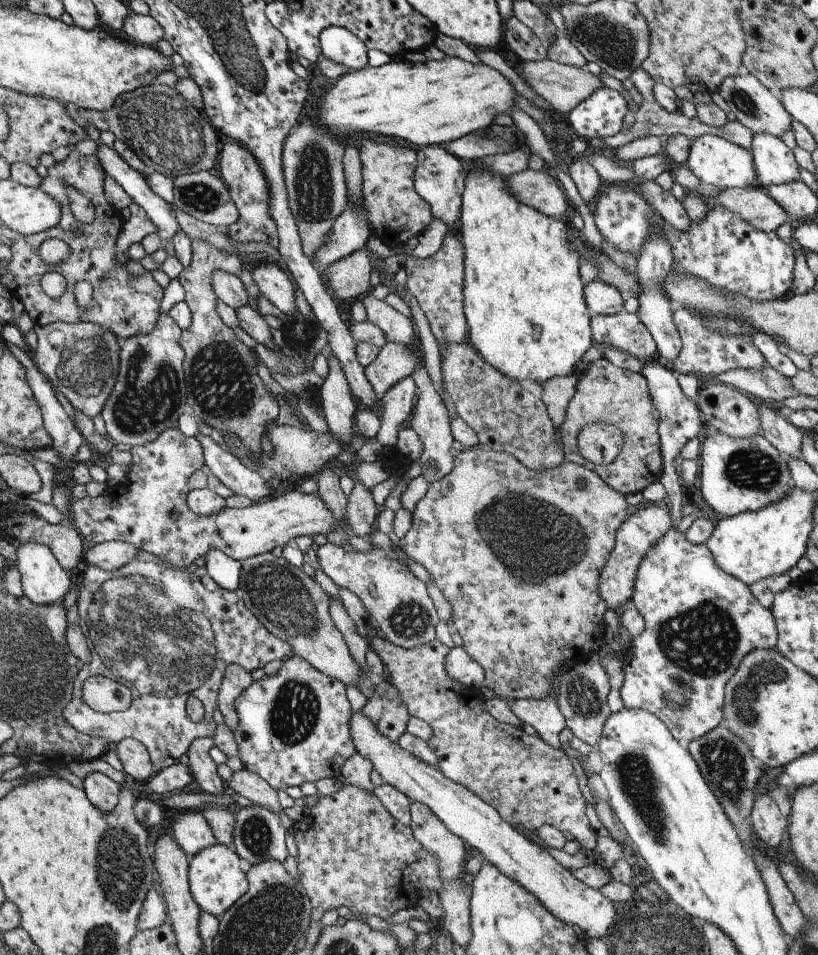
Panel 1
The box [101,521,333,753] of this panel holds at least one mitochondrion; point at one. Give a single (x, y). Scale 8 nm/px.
(273, 590)

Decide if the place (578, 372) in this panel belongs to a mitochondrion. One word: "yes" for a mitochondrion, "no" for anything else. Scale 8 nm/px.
no

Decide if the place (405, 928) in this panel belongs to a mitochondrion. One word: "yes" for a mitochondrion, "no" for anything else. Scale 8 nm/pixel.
no

